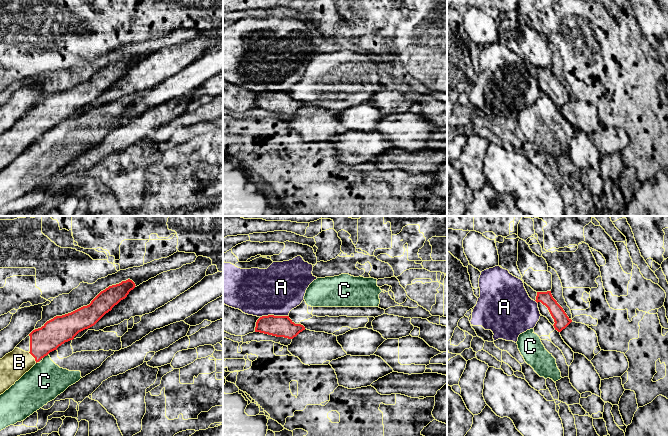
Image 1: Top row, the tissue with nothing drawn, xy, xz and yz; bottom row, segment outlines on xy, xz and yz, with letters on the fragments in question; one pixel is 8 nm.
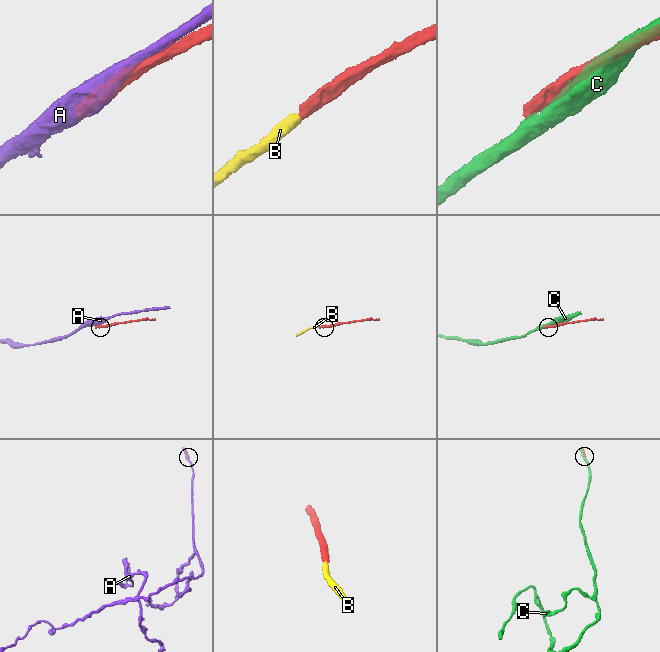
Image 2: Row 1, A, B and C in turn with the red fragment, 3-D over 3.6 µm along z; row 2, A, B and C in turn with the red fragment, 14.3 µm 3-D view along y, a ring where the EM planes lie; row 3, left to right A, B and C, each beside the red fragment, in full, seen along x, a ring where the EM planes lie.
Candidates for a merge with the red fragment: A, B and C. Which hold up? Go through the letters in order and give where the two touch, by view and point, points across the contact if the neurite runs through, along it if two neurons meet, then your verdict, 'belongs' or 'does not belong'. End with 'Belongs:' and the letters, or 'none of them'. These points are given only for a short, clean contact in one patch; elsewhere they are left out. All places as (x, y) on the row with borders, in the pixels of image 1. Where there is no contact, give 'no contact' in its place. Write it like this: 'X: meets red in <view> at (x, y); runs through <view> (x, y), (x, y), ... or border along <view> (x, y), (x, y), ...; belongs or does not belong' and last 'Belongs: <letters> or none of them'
A: meets red in xz at (273, 315); border along xz (287, 315), (262, 315), (260, 317); does not belong
B: meets red in xy at (33, 356); runs through xy (54, 333), (33, 356), (14, 365); belongs
C: meets red in xy at (45, 355); does not belong
Belongs: B

